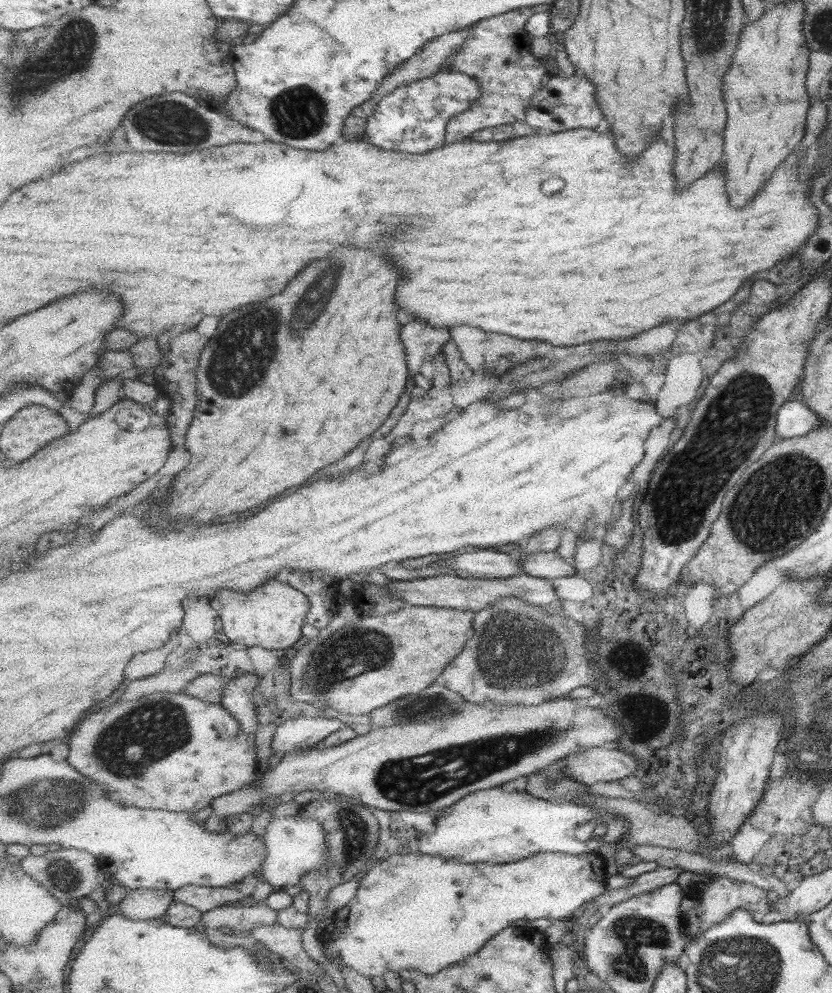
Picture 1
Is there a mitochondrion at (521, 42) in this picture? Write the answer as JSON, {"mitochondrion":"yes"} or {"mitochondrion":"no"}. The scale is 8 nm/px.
{"mitochondrion":"no"}

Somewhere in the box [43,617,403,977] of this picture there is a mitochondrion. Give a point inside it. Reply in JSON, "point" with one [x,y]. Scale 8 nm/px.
{"point":[131,743]}

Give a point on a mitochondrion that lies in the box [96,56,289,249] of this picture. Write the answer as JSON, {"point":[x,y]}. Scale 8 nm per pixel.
{"point":[168,123]}

